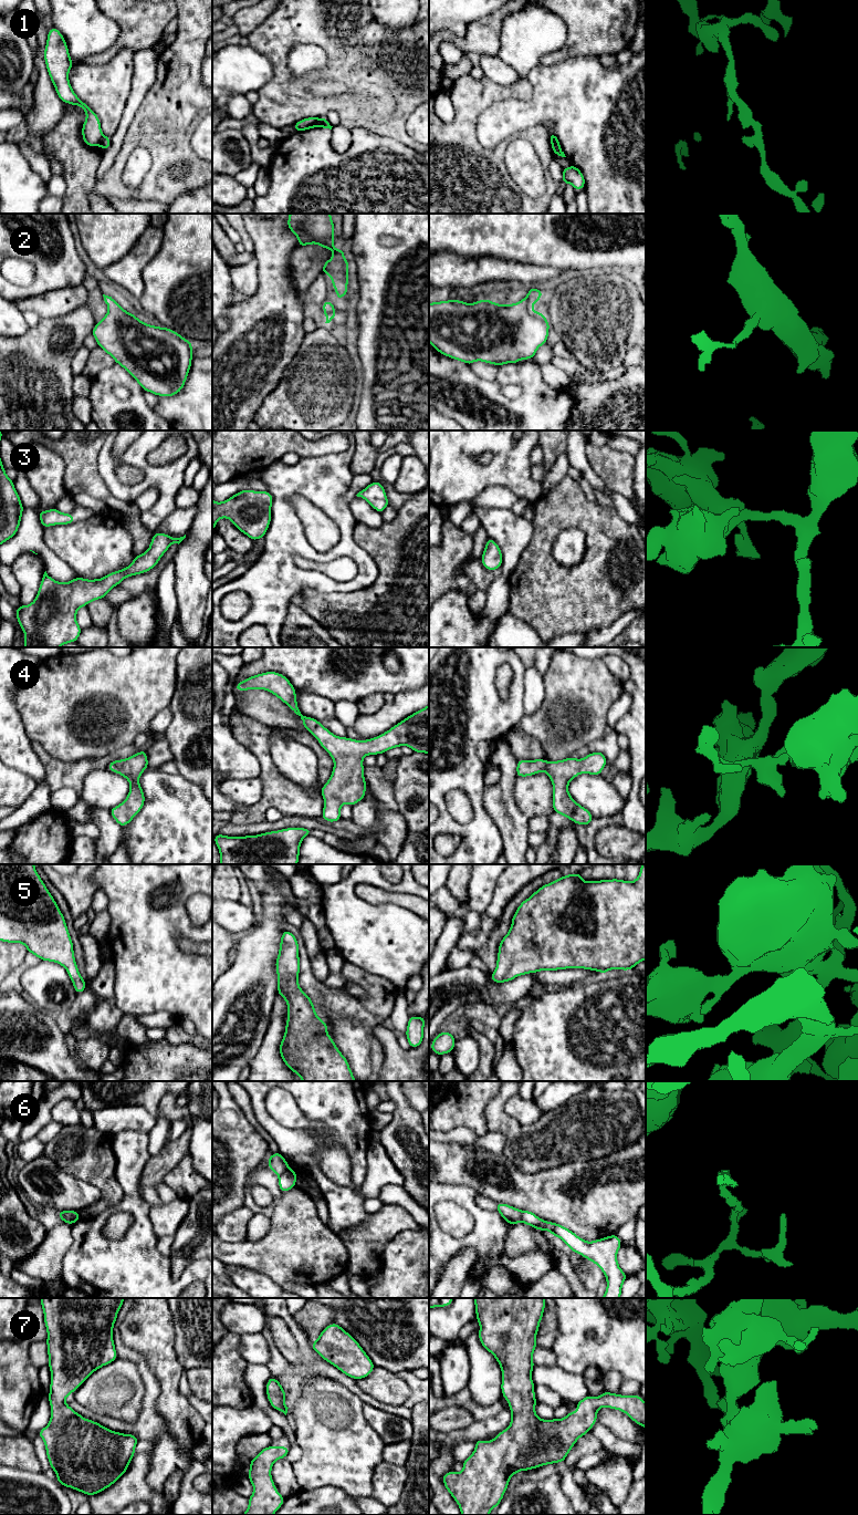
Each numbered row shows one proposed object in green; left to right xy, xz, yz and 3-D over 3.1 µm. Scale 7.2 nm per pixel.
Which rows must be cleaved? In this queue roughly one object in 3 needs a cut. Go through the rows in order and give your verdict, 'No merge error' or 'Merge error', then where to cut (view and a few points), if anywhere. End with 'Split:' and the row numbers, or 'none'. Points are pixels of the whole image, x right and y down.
1: Merge error. Split along xy (104, 136), (100, 143)
2: No merge error. No split
3: No merge error. No split
4: No merge error. No split
5: No merge error. No split
6: Merge error. Split along xz (289, 1169), (279, 1176)
7: No merge error. No split
Split: 1, 6

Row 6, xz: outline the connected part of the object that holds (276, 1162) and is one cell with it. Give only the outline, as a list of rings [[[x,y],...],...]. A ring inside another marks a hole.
[[[280,1152],[271,1154],[268,1159],[268,1163],[268,1168],[279,1176],[290,1170],[289,1163]]]

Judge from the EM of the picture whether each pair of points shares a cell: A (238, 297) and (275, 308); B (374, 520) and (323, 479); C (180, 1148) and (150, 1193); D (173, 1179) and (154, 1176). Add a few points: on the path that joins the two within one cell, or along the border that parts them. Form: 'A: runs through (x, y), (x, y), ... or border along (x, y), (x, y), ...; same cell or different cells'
A: border along (252, 297), (232, 305); different cells
B: border along (348, 504), (349, 510), (357, 522); different cells
C: runs through (169, 1158), (153, 1174), (150, 1182); same cell
D: border along (171, 1169), (161, 1181); different cells

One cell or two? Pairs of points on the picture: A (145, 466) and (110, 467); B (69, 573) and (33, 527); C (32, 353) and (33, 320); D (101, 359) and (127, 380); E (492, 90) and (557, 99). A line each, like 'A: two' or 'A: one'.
A: one
B: one
C: two
D: two
E: two

